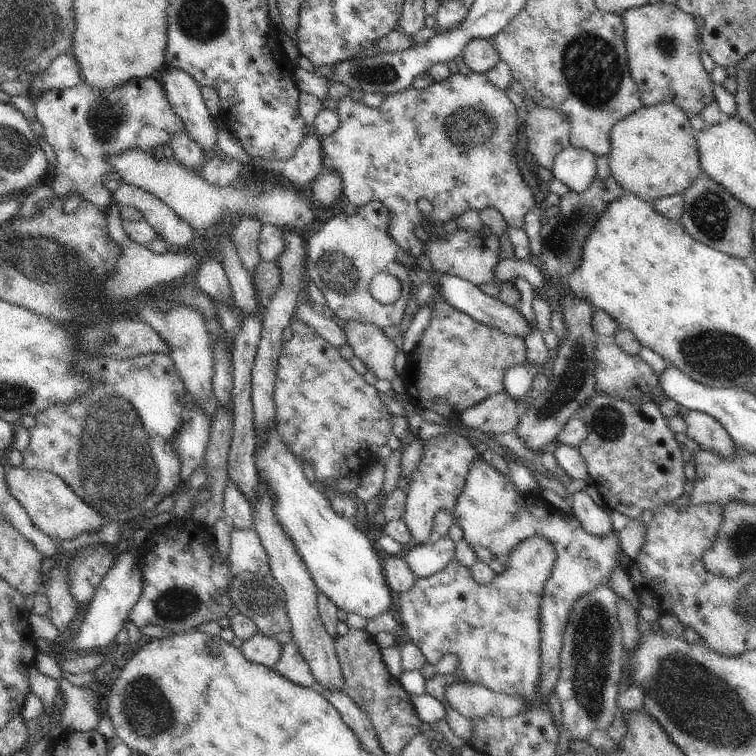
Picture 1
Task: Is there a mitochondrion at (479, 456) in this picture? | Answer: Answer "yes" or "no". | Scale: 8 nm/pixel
no

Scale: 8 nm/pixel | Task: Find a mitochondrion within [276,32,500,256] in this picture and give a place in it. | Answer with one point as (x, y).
(377, 73)

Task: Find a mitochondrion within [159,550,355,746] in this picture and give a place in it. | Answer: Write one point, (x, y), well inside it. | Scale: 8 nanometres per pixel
(257, 594)

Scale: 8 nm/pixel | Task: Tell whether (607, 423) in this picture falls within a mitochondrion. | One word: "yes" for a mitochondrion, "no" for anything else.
yes

